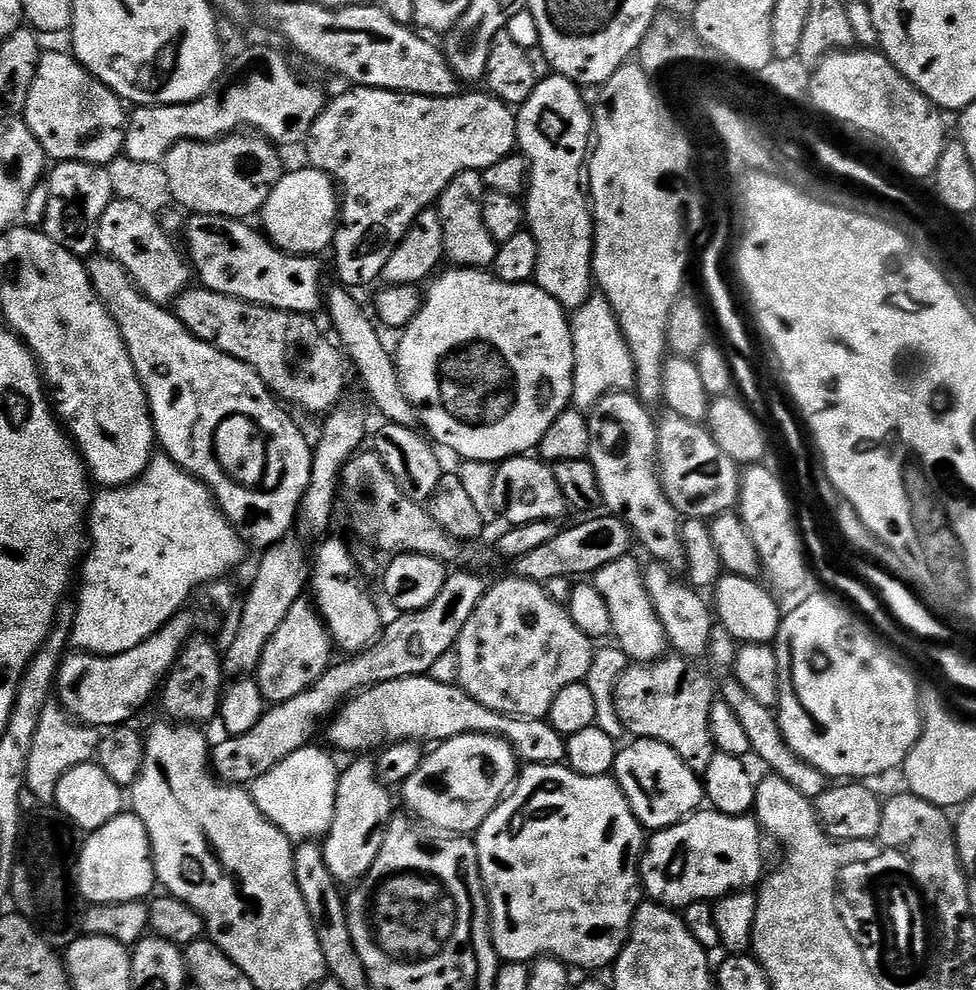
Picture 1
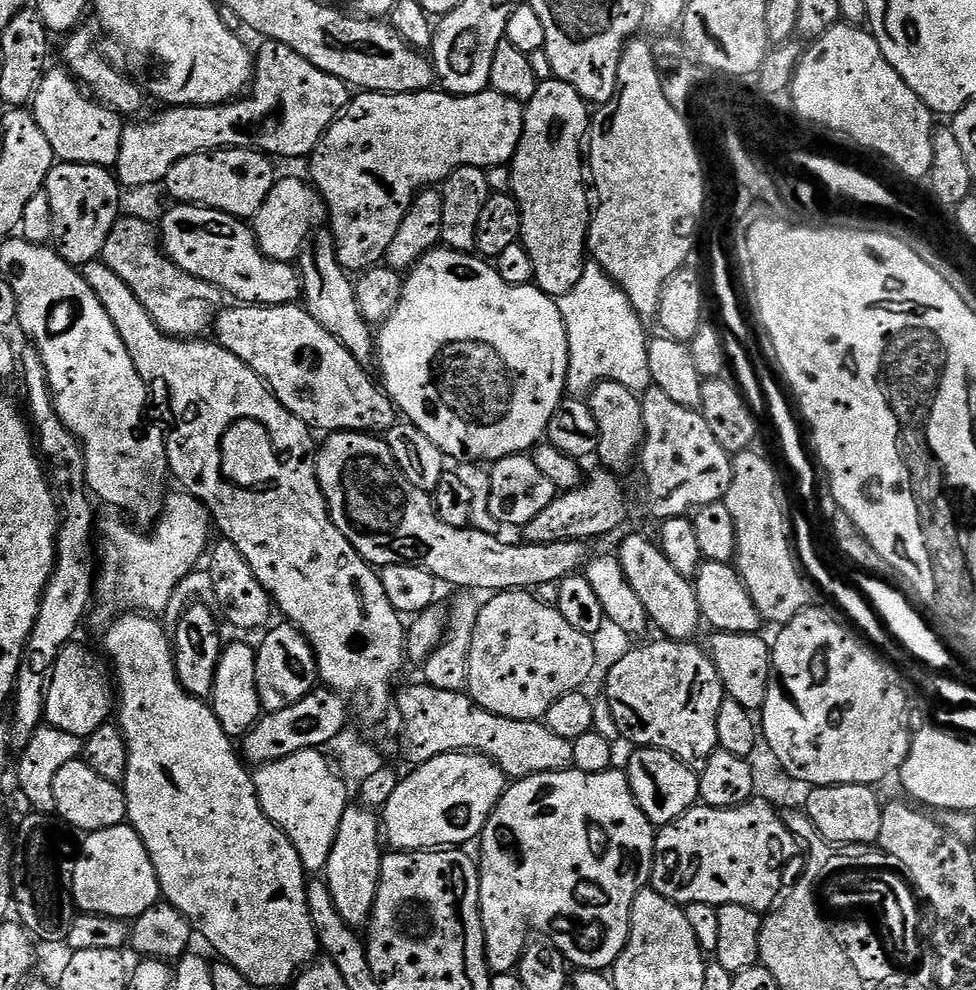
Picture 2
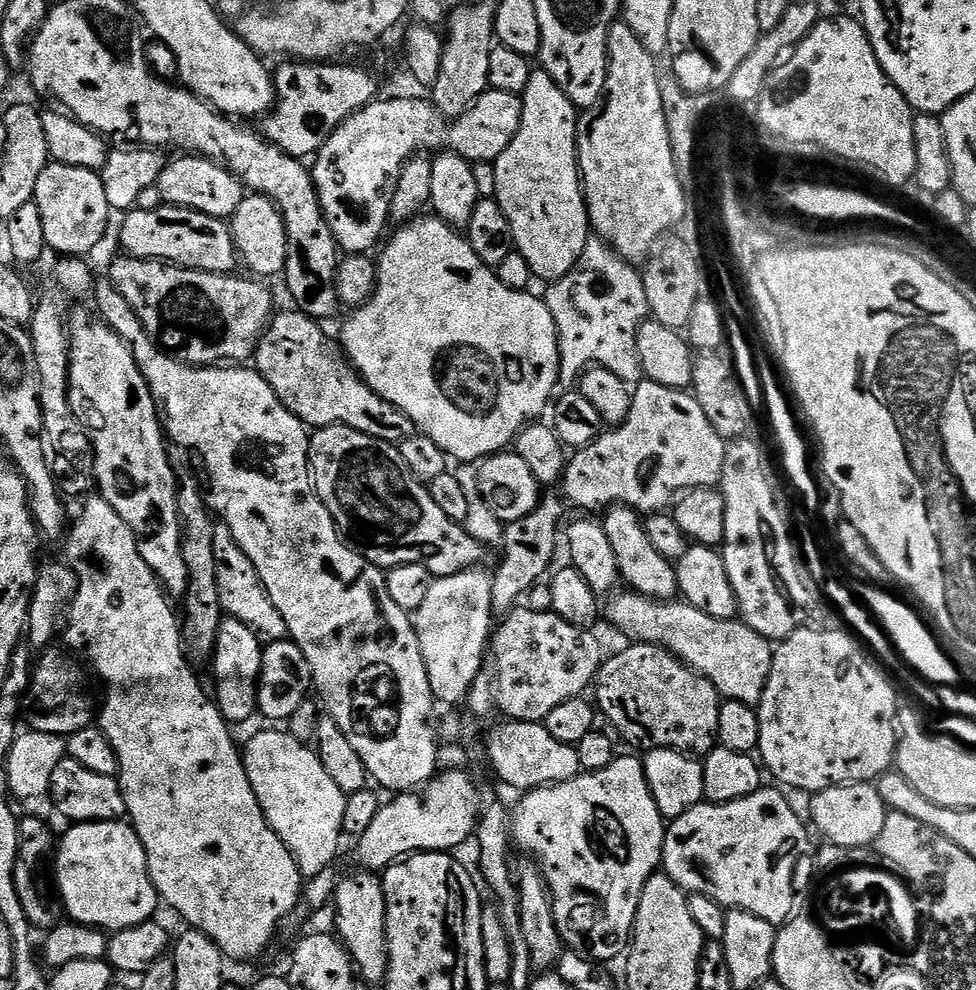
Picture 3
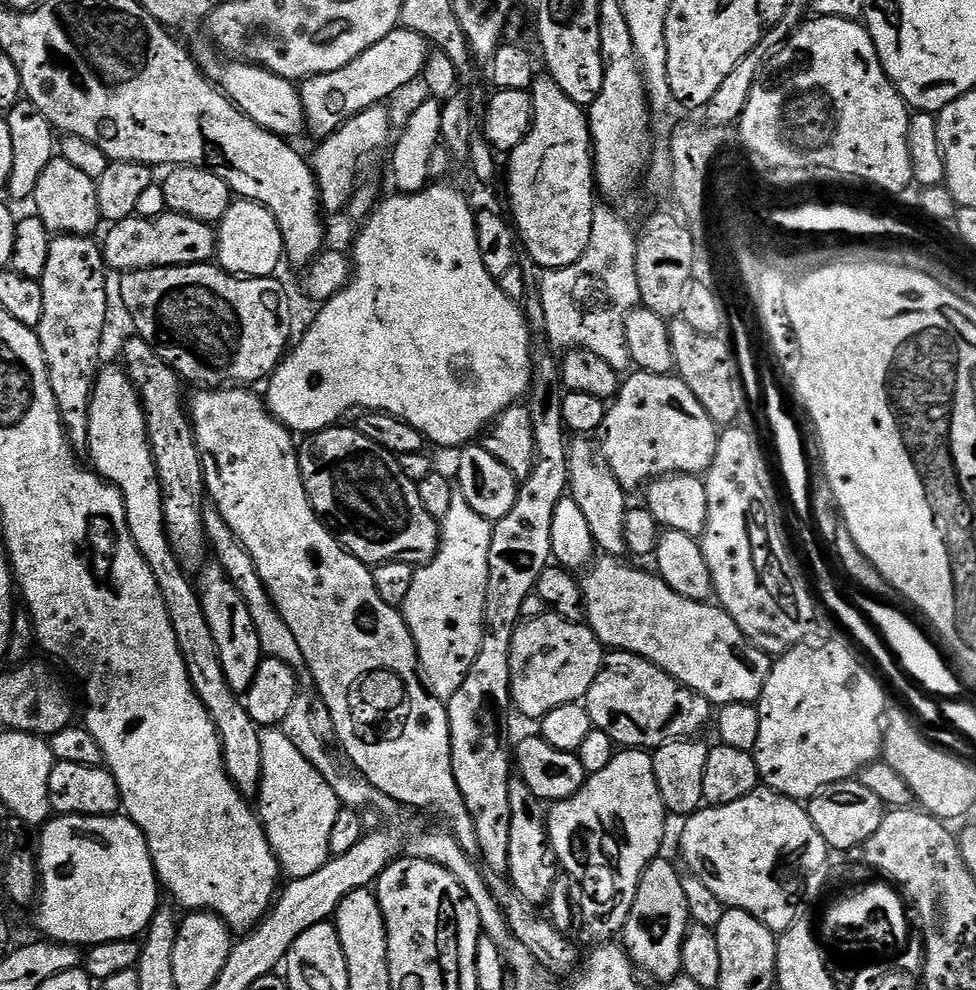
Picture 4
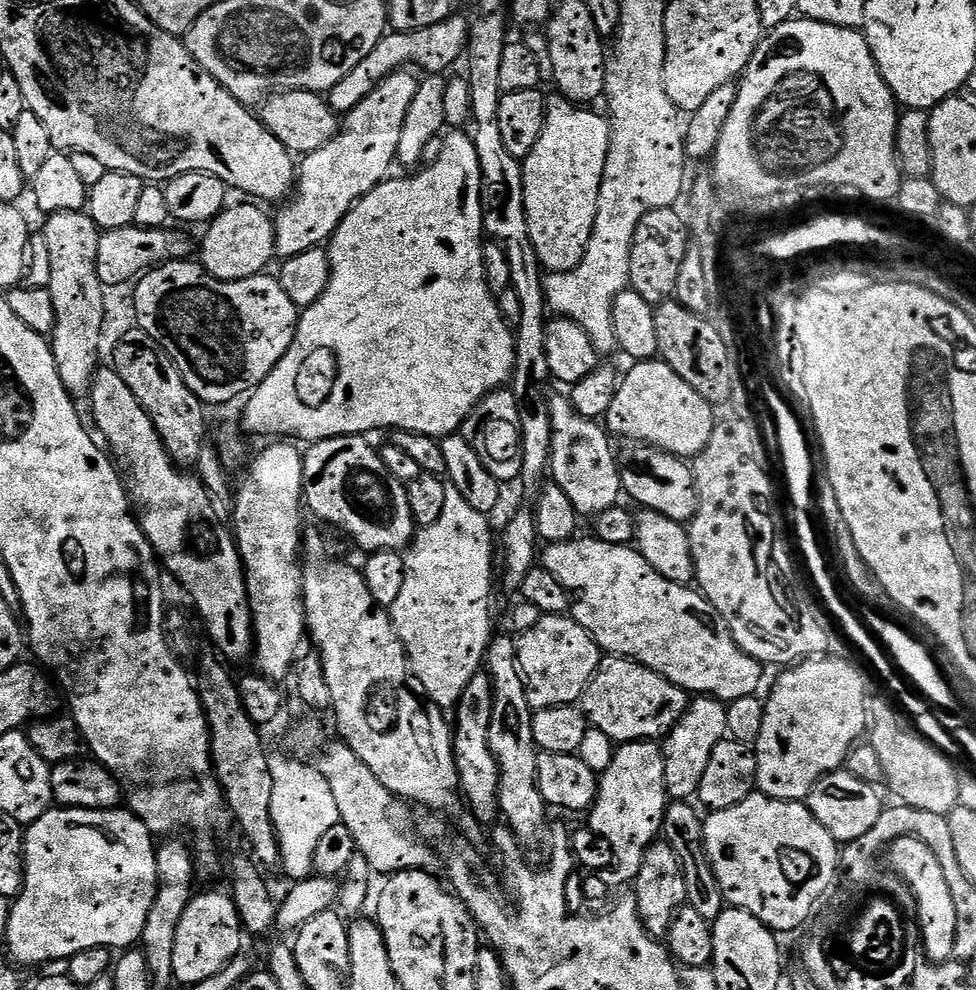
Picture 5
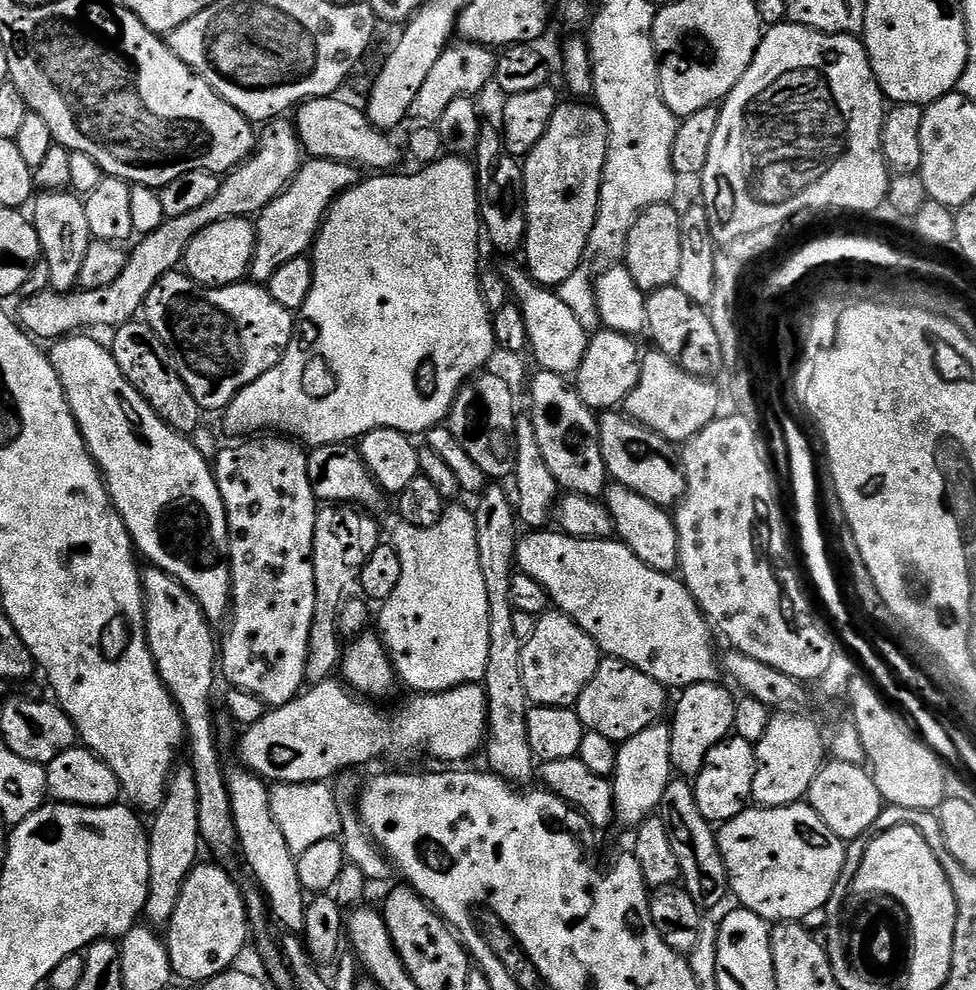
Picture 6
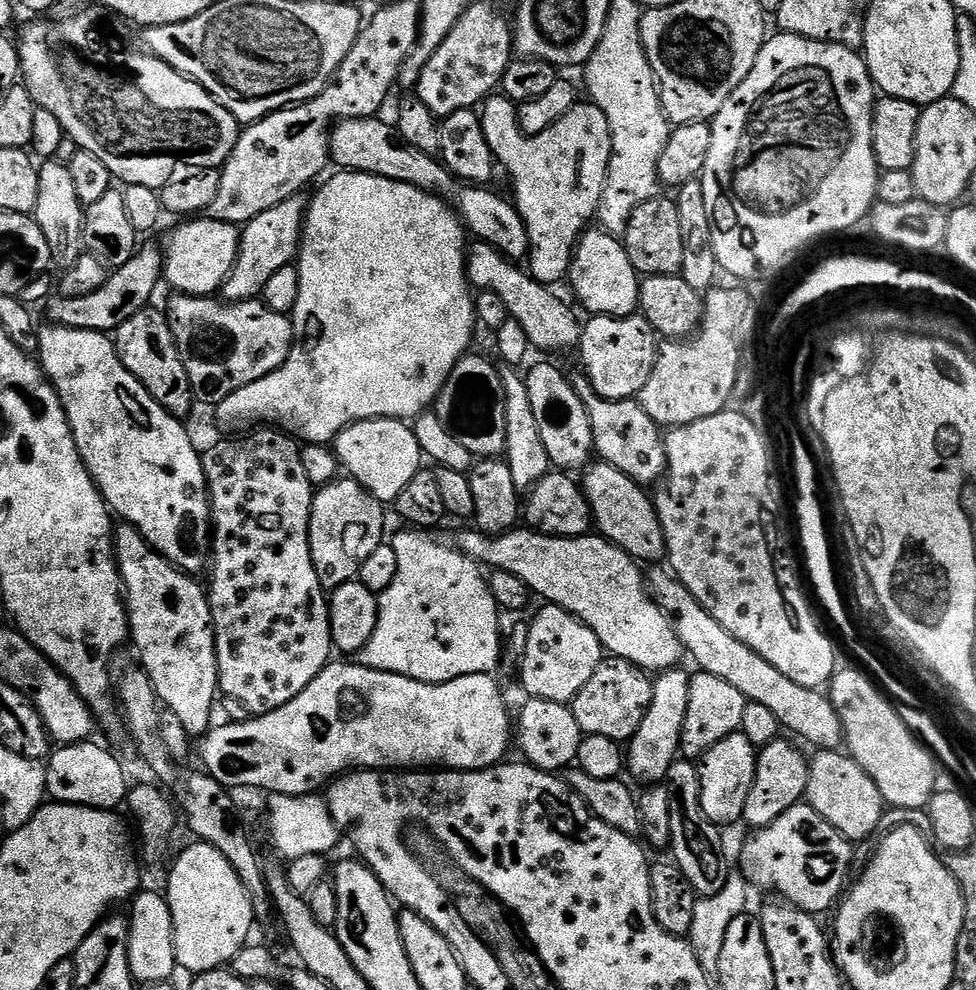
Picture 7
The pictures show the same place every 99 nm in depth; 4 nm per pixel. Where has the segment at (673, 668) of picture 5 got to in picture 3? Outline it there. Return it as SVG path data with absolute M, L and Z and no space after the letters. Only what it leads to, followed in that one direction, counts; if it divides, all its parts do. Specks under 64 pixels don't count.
M631 590L625 591L625 596L620 596L612 605L607 605L606 608L606 620L609 620L618 631L624 636L629 636L627 639L632 642L639 642L642 644L656 644L659 648L667 648L669 652L673 652L676 657L678 657L681 662L688 665L688 667L693 668L698 674L702 674L707 678L711 684L721 694L721 697L727 698L729 700L737 700L743 704L751 704L753 706L759 705L762 694L764 693L764 687L766 682L770 678L770 670L772 669L772 654L774 651L773 645L767 640L762 634L758 634L754 630L750 630L750 626L746 623L741 622L739 619L734 620L719 620L718 618L710 618L710 614L702 614L702 610L698 610L694 606L690 606L686 602L661 602L652 599L651 596L641 596Z

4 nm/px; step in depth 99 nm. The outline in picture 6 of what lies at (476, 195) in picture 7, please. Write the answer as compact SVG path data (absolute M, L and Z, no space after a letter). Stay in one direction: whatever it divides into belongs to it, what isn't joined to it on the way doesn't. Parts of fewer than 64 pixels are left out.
M335 95L318 96L318 97L315 97L313 99L304 101L303 104L299 105L299 107L297 107L295 109L295 112L294 112L294 127L295 127L296 131L300 133L300 142L301 142L301 145L302 145L305 153L307 153L307 155L309 157L312 157L312 158L315 158L315 159L318 159L318 160L337 160L338 162L342 162L343 164L351 164L353 166L357 166L357 167L360 167L360 168L363 168L362 166L364 166L366 168L370 168L368 170L372 171L372 172L386 172L386 171L395 169L395 168L392 168L392 167L394 167L399 162L400 152L401 152L401 156L402 156L401 147L400 147L400 150L399 150L399 148L387 137L389 135L385 131L382 131L381 129L376 128L369 121L368 115L365 112L365 109L363 107L355 108L354 105L347 104L347 102L344 101L344 100L336 100L336 99L340 99L340 98L337 98Z

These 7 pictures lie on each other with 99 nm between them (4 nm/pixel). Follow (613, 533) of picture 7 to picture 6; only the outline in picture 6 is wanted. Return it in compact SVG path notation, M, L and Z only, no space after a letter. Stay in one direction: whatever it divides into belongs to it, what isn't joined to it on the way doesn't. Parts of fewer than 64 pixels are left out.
M613 483L606 492L606 503L614 518L616 536L635 556L642 558L646 566L659 572L675 573L680 567L680 547L676 533L676 521L665 509L654 502L634 494L626 486Z

